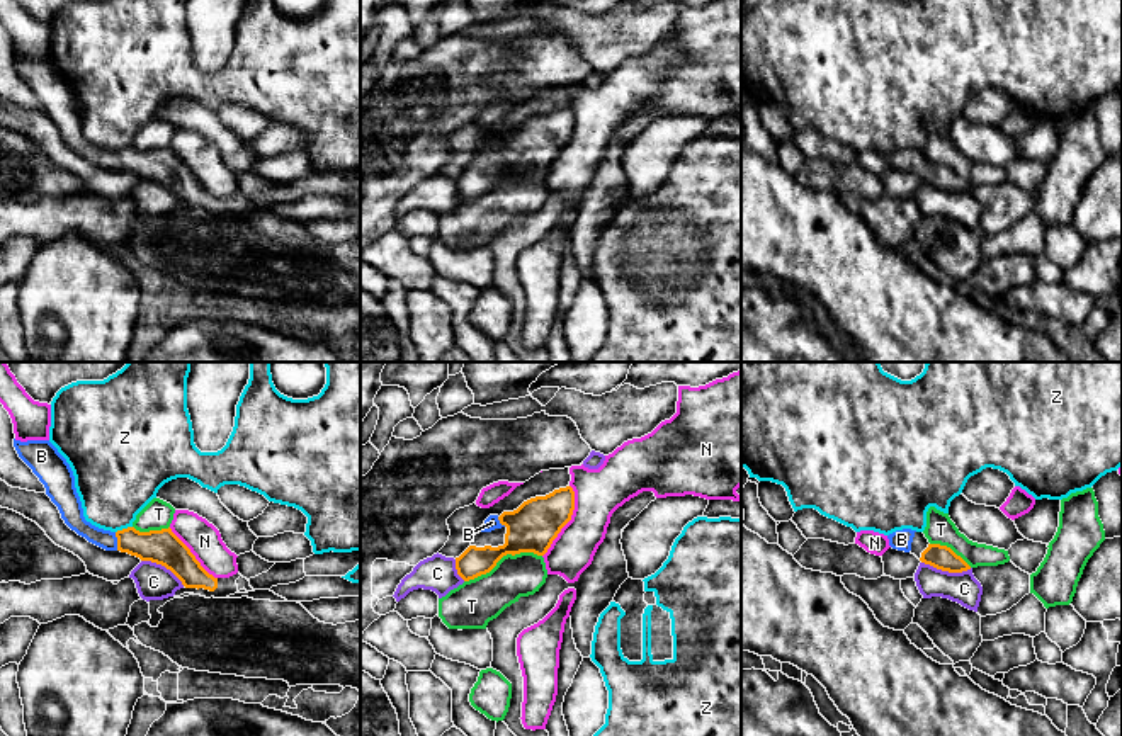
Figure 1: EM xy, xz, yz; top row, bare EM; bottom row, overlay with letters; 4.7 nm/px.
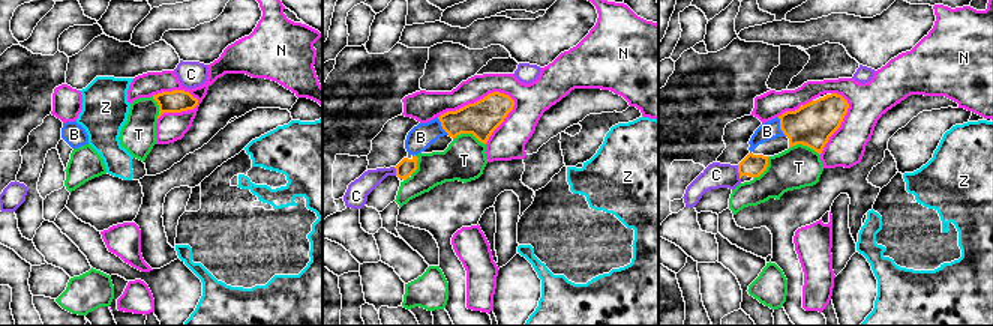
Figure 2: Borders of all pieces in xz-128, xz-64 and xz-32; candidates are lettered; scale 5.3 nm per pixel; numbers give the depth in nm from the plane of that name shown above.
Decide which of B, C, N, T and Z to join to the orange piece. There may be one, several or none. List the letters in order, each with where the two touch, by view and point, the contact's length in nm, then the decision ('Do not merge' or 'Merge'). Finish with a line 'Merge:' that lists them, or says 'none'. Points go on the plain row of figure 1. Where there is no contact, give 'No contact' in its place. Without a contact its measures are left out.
B: Touches orange at xy (118, 160). Shared border 90 nm. Merge
C: Touches orange at yz (947, 189). Shared border 240 nm. Do not merge
N: Touches orange at xz (570, 138). Shared border 360 nm. Do not merge
T: Touches orange at xz (502, 175). Shared border 400 nm. Do not merge
Z: Touches orange at xy (123, 148). Shared border 90 nm. Do not merge
Merge: B

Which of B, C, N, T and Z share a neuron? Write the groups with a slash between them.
B / C / N / T / Z

